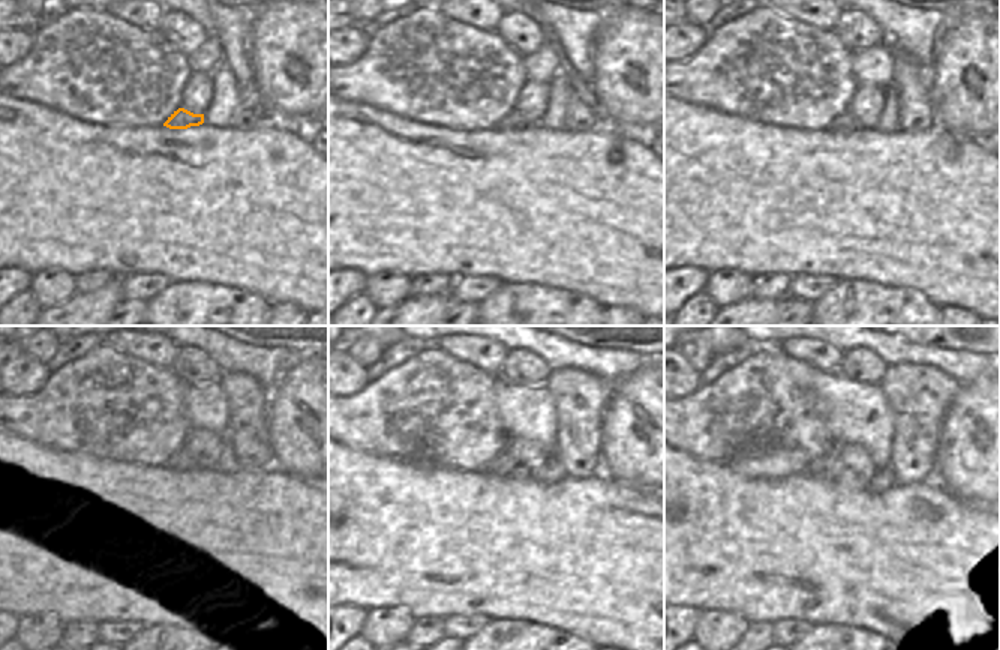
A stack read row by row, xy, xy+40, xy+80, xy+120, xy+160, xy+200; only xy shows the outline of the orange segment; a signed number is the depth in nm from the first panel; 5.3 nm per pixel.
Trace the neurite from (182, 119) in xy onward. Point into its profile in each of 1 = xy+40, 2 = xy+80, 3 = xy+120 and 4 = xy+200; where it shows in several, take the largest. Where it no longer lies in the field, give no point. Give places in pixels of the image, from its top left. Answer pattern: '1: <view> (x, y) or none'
1: xy+40 (513, 122)
2: xy+80 (844, 123)
3: xy+120 (179, 461)
4: xy+200 (828, 469)

